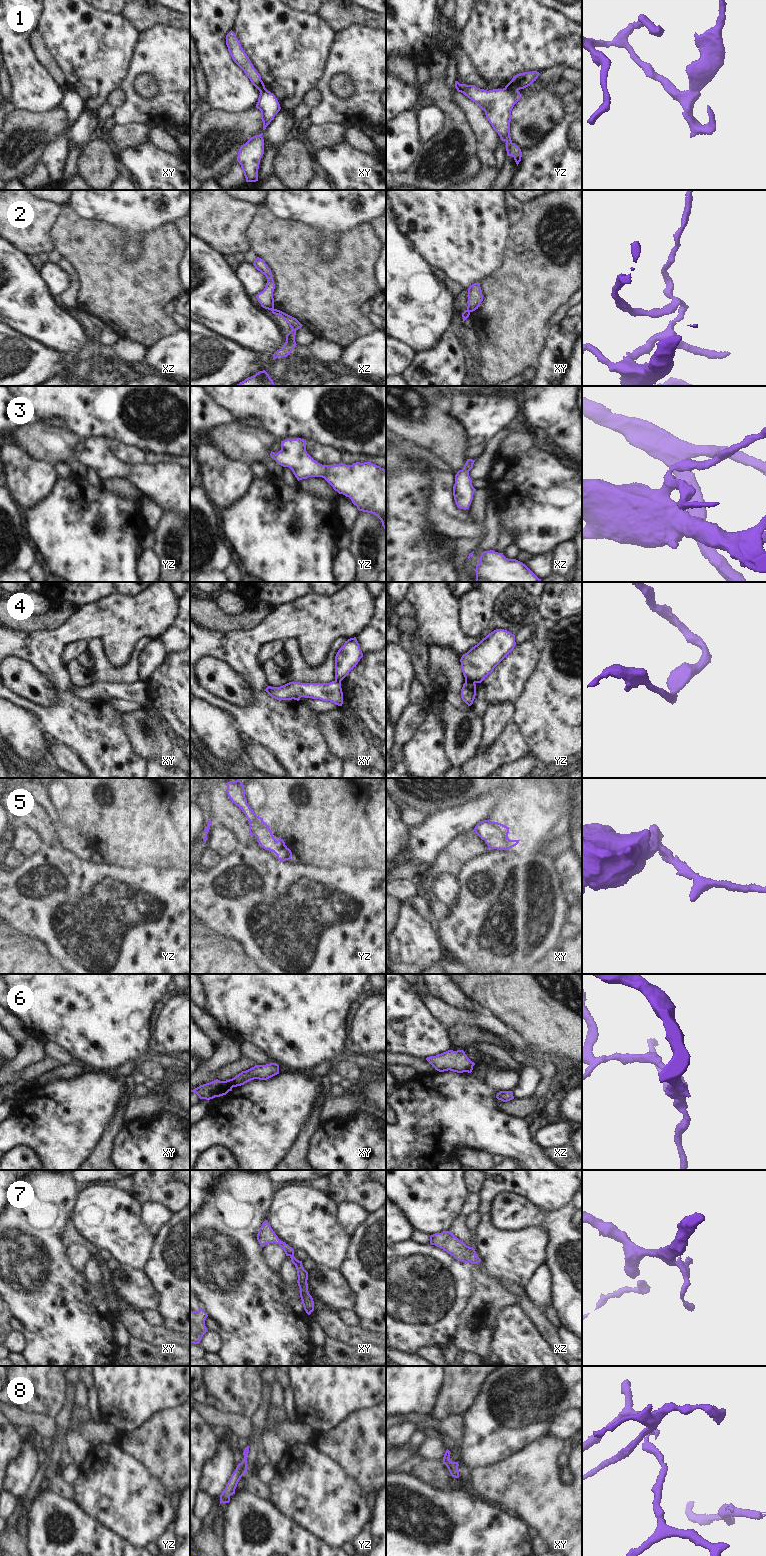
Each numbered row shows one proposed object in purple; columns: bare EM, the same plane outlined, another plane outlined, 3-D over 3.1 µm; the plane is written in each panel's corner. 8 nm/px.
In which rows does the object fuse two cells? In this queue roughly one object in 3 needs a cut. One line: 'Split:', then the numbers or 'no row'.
Split: 1, 2, 4

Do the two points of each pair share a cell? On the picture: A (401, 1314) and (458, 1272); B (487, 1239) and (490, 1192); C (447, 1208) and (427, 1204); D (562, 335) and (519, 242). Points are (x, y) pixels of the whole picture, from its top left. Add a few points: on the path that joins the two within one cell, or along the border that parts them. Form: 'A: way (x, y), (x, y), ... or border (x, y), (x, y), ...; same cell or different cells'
A: way (415, 1300), (444, 1284); same cell
B: way (485, 1227), (484, 1204); same cell
C: way (442, 1204), (432, 1204); same cell
D: border (550, 326), (542, 348); different cells

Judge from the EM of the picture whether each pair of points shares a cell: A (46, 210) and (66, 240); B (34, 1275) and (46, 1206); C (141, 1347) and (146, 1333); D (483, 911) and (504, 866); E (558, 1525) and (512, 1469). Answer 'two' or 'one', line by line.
A: two
B: one
C: two
D: one
E: one

